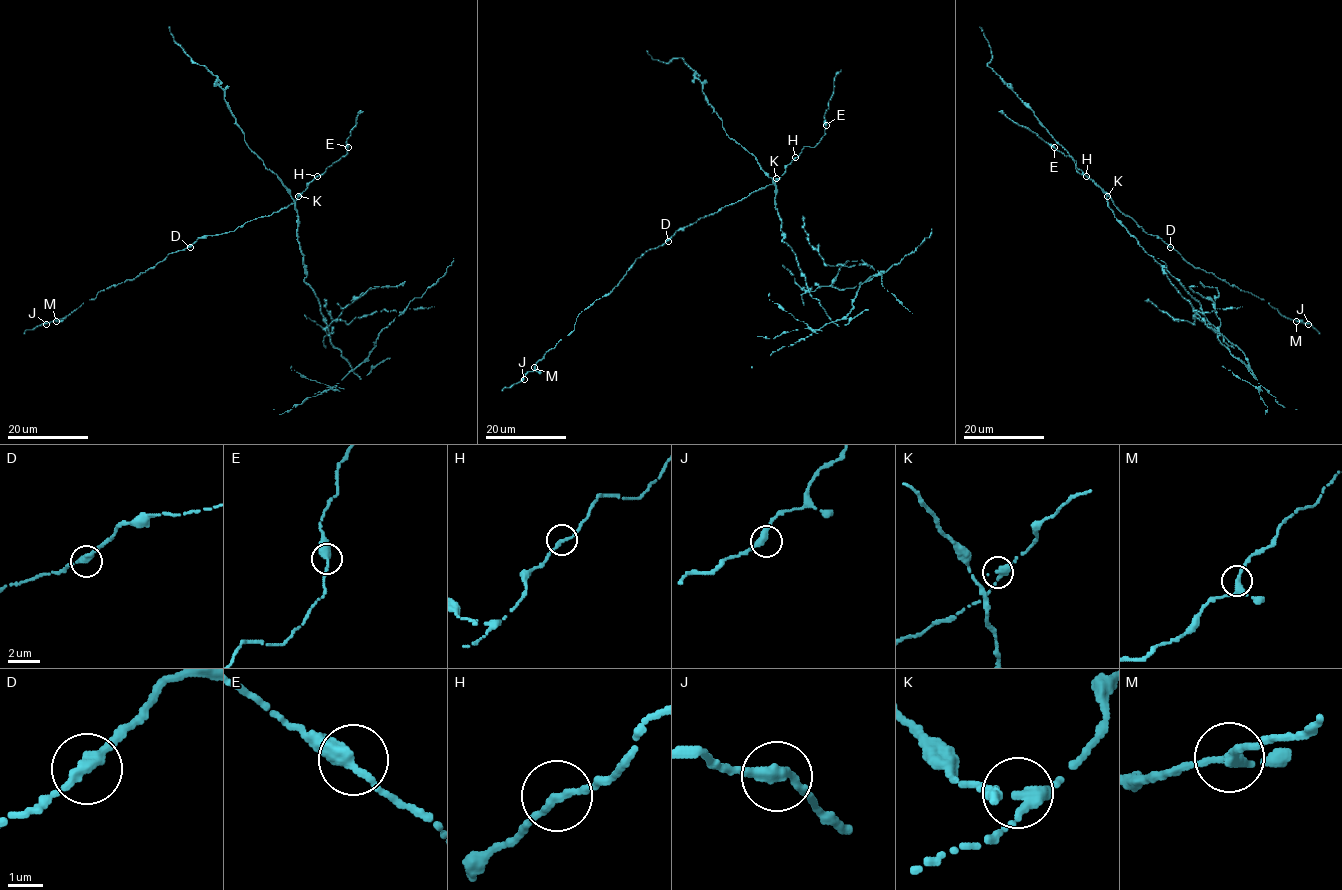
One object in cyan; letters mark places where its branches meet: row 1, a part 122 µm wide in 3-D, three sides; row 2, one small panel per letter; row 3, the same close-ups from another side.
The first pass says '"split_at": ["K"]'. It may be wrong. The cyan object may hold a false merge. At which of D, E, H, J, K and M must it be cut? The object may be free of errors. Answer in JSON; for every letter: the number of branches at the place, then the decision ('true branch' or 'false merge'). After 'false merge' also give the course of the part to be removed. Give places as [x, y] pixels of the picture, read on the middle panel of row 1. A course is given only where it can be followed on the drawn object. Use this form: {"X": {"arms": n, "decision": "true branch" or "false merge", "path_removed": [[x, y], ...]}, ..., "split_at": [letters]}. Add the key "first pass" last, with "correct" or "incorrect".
{"D": {"arms": 2, "decision": "true branch"}, "E": {"arms": 2, "decision": "true branch"}, "H": {"arms": 2, "decision": "true branch"}, "J": {"arms": 2, "decision": "true branch"}, "K": {"arms": 2, "decision": "false merge", "path_removed": [[775, 178], [782, 241], [832, 322], [844, 318], [878, 272], [827, 265], [803, 215]]}, "M": {"arms": 2, "decision": "true branch"}, "split_at": ["K"], "first pass": "correct"}

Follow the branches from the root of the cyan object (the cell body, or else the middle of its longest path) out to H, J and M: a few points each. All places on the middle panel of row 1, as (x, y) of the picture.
H: (775, 195), (775, 183), (771, 178), (779, 178), (794, 157)
J: (775, 195), (771, 178), (773, 183), (679, 229), (647, 251), (609, 293), (578, 315), (574, 329), (524, 379)
M: (775, 195), (771, 178), (773, 183), (679, 229), (647, 251), (609, 293), (578, 315), (574, 329), (534, 367)

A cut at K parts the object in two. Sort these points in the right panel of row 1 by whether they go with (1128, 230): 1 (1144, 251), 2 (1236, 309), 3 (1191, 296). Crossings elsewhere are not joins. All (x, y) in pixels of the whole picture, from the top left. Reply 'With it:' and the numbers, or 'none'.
With it: 1, 2, 3

